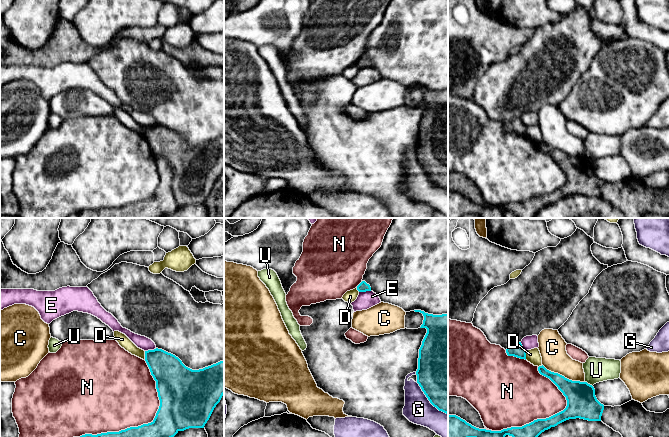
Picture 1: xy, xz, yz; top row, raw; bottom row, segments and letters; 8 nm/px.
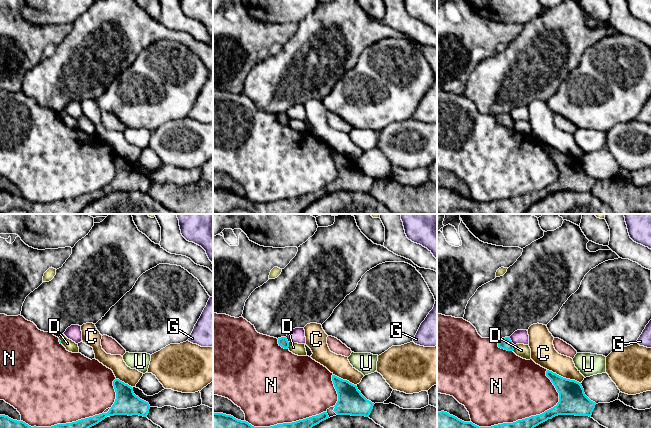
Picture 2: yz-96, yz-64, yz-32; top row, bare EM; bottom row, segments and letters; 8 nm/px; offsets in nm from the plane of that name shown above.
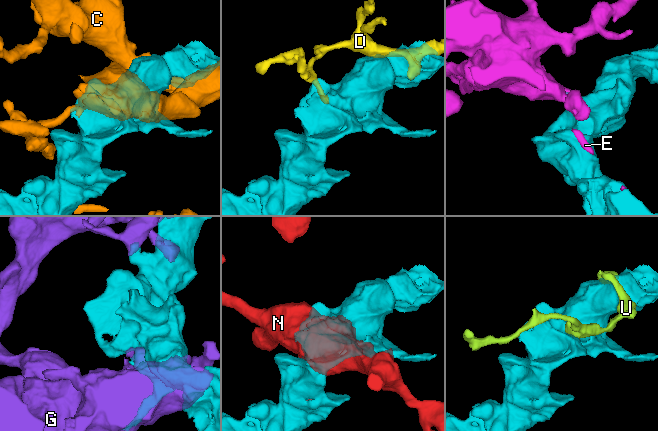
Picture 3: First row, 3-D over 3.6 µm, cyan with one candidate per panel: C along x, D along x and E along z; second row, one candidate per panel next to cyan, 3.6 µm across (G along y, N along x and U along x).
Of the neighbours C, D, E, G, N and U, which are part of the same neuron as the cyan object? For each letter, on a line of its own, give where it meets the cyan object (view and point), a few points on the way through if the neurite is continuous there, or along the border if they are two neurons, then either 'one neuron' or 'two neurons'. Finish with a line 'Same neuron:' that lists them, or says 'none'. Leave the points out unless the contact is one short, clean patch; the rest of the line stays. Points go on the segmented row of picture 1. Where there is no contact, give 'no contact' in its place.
C: yz (563, 376) | two neurons
D: xy (145, 355) | along xy (144, 351), (145, 359) | two neurons
E: xz (364, 291) | along xz (370, 290), (359, 292) | two neurons
G: xz (429, 400) | two neurons
N: xy (145, 424) | two neurons
U: yz (589, 384) | two neurons
Same neuron: none

